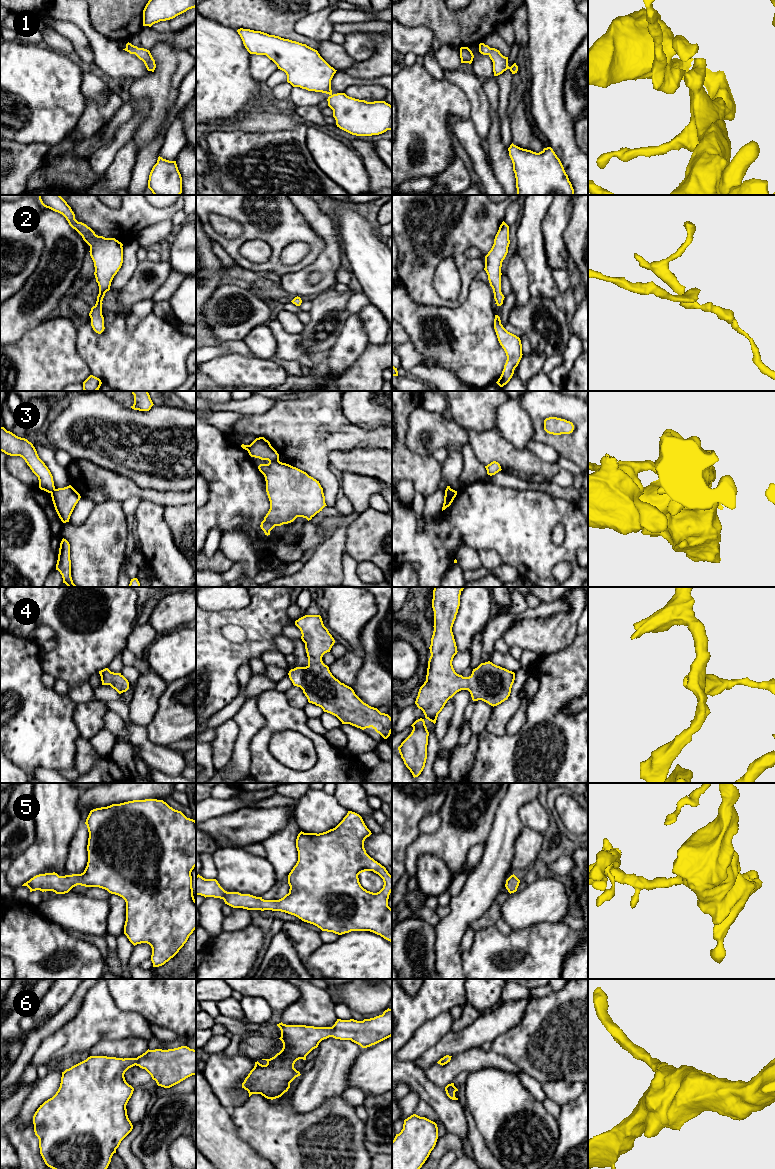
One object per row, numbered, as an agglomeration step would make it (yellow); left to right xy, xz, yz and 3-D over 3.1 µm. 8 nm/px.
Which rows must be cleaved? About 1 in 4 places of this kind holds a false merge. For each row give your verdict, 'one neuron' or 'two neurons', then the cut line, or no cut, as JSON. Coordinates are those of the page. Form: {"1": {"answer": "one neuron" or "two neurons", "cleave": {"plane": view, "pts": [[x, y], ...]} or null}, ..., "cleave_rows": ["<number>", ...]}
{"1": {"answer": "one neuron", "cleave": null}, "2": {"answer": "one neuron", "cleave": null}, "3": {"answer": "two neurons", "cleave": {"plane": "xy", "pts": [[55, 489], [51, 493]]}}, "4": {"answer": "one neuron", "cleave": null}, "5": {"answer": "one neuron", "cleave": null}, "6": {"answer": "one neuron", "cleave": null}, "cleave_rows": ["3"]}

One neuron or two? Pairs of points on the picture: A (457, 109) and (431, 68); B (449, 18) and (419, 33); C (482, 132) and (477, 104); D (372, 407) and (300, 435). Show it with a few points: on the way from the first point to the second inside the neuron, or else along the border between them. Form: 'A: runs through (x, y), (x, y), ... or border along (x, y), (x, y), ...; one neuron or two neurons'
A: border along (423, 65), (436, 79), (444, 78); two neurons
B: border along (406, 26), (427, 26), (433, 34), (433, 46); two neurons
C: runs through (482, 125), (479, 111); one neuron
D: border along (341, 401), (342, 413), (352, 423), (367, 428); two neurons

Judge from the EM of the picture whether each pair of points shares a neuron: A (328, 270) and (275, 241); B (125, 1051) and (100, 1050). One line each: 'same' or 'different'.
A: different
B: same

